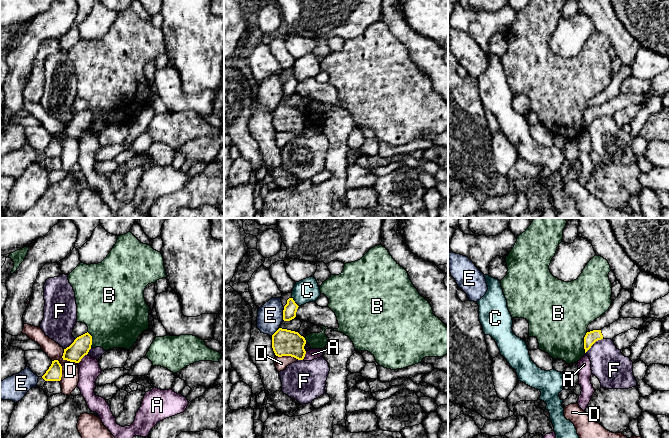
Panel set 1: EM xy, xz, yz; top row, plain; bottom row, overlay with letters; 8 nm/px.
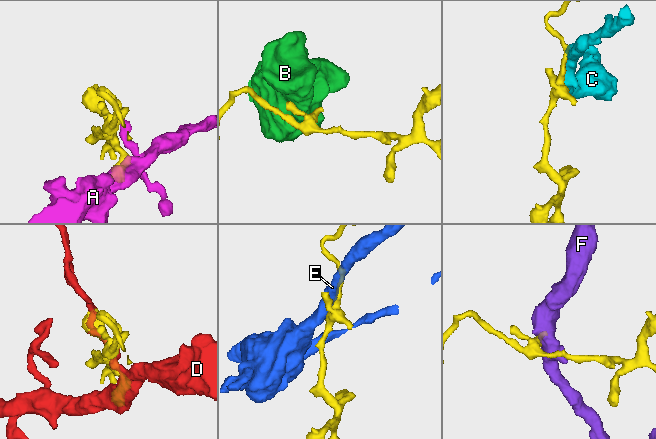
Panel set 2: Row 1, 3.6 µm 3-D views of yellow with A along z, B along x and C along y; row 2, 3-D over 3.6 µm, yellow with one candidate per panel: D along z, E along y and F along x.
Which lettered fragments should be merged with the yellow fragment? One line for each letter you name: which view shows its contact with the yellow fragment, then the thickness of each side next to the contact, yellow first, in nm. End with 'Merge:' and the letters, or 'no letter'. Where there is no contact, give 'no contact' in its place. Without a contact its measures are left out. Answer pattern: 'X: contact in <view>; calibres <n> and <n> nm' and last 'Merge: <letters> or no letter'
Merge: no letter

